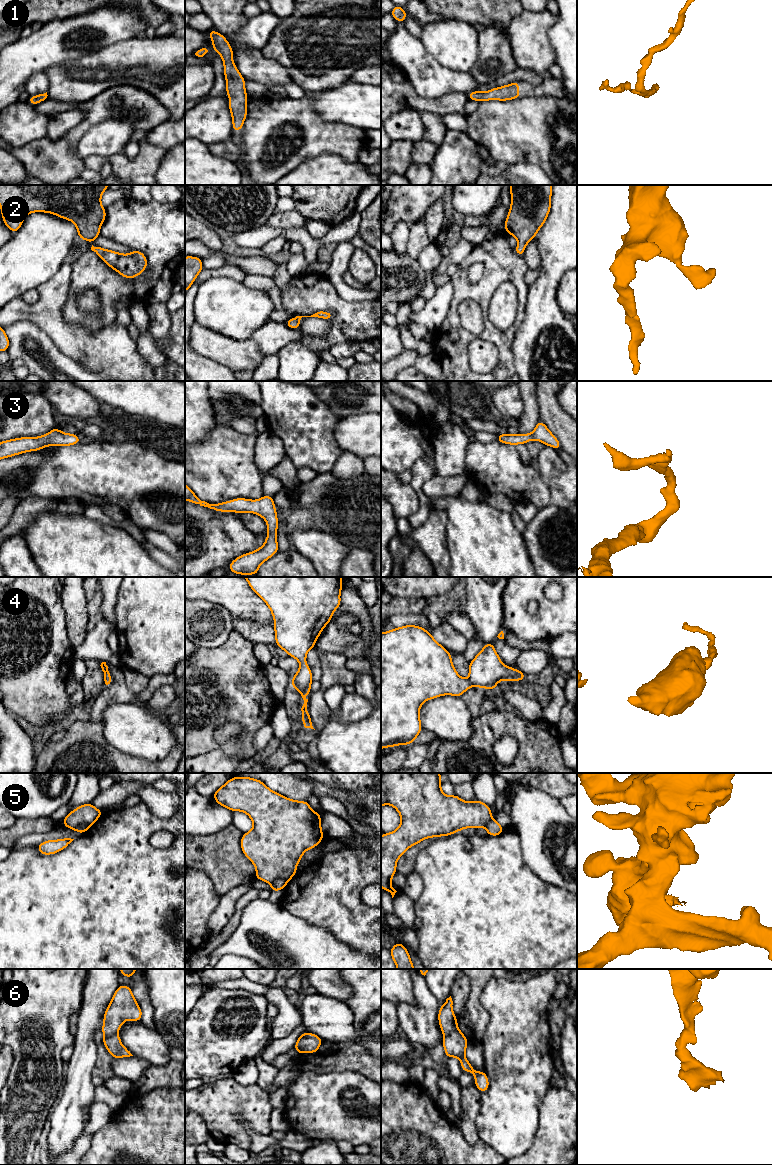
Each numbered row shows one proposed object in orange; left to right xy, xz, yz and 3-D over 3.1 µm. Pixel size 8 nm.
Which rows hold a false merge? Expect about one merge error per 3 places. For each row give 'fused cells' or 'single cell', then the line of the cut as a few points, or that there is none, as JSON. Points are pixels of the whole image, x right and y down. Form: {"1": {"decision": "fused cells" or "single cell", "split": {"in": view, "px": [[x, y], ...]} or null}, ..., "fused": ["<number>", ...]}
{"1": {"decision": "single cell", "split": null}, "2": {"decision": "single cell", "split": null}, "3": {"decision": "single cell", "split": null}, "4": {"decision": "single cell", "split": null}, "5": {"decision": "fused cells", "split": {"in": "xy", "px": [[89, 826], [79, 824], [72, 828]]}}, "6": {"decision": "fused cells", "split": {"in": "yz", "px": [[457, 1027], [444, 1036]]}}, "fused": ["5", "6"]}

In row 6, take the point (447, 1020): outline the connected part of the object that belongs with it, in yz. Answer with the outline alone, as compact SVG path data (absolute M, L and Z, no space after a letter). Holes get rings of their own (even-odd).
M450 996L439 1008L438 1020L440 1029L444 1036L450 1034L454 1029L458 1028L457 1018L453 1012L452 1005L453 1001Z

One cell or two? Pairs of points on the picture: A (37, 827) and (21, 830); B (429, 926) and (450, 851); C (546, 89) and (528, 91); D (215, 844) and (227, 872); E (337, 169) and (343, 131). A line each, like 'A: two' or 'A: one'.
A: one
B: one
C: one
D: one
E: two

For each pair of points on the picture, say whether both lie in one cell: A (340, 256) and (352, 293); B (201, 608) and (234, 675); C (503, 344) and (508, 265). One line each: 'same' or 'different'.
A: same
B: different
C: same

